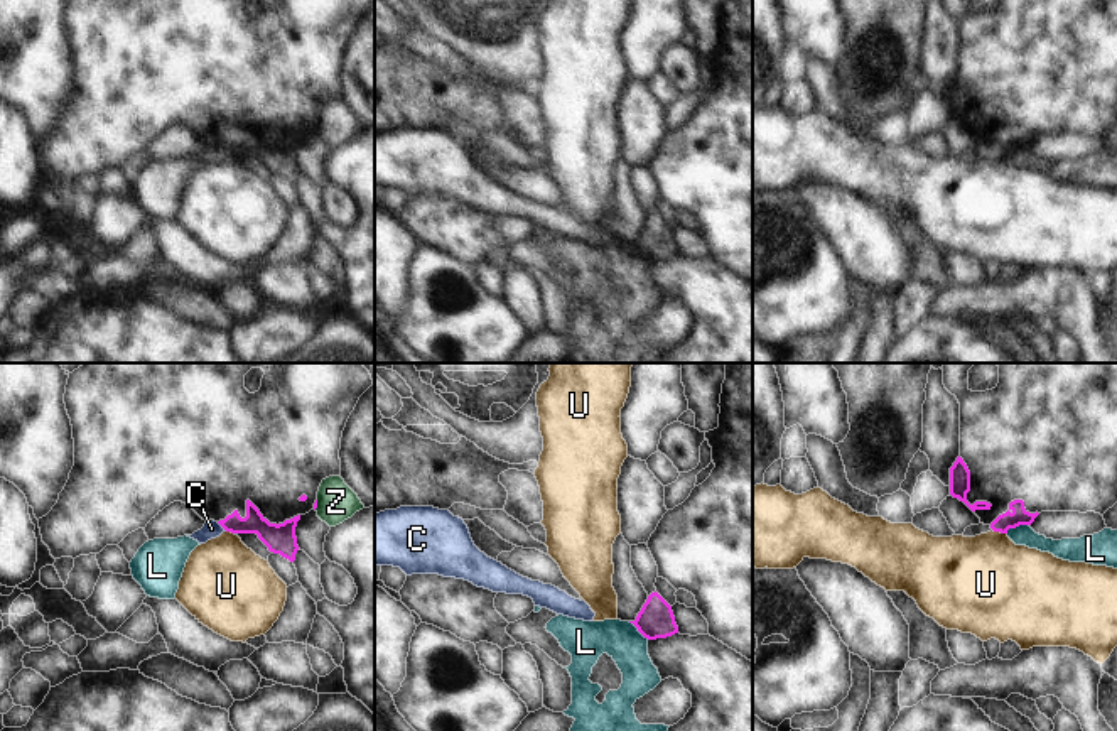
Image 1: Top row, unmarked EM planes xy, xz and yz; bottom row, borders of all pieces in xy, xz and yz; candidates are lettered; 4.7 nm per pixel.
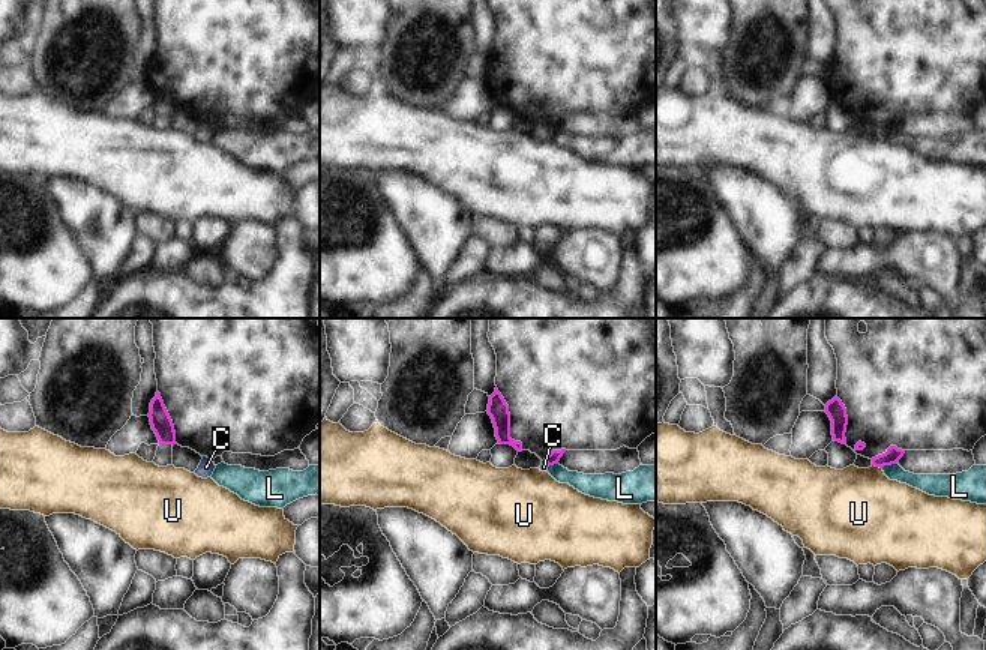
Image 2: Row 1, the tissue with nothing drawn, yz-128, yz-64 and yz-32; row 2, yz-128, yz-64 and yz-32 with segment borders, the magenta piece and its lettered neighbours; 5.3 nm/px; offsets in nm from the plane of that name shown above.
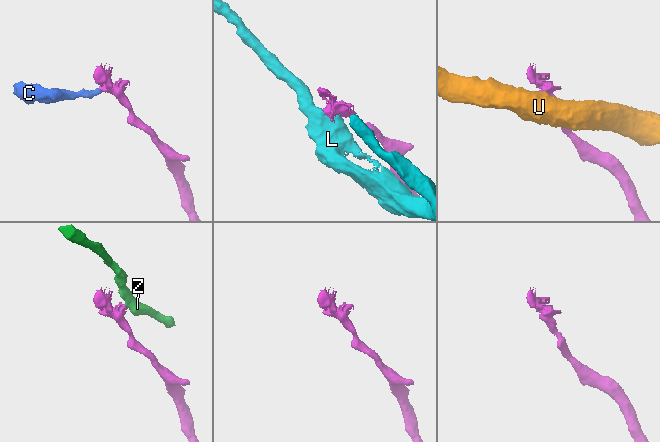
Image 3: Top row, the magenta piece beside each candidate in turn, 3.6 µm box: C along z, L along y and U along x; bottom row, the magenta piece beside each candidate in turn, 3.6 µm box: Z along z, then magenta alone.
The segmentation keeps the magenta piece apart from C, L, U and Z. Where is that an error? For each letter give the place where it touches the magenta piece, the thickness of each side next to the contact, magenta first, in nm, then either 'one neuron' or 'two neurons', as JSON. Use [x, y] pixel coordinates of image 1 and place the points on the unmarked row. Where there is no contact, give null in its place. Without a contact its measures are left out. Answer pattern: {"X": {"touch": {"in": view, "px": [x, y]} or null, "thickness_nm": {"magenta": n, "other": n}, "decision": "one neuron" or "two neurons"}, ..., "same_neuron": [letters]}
{"C": {"touch": {"in": "xy", "px": [221, 147]}, "thickness_nm": {"magenta": 110, "other": 90}, "decision": "two neurons"}, "L": {"touch": {"in": "yz", "px": [1016, 147]}, "thickness_nm": {"magenta": 80, "other": 100}, "decision": "two neurons"}, "U": {"touch": {"in": "yz", "px": [999, 152]}, "thickness_nm": {"magenta": 80, "other": 440}, "decision": "two neurons"}, "Z": {"touch": {"in": "xy", "px": [316, 127]}, "thickness_nm": {"magenta": 20, "other": 190}, "decision": "two neurons"}, "same_neuron": []}

